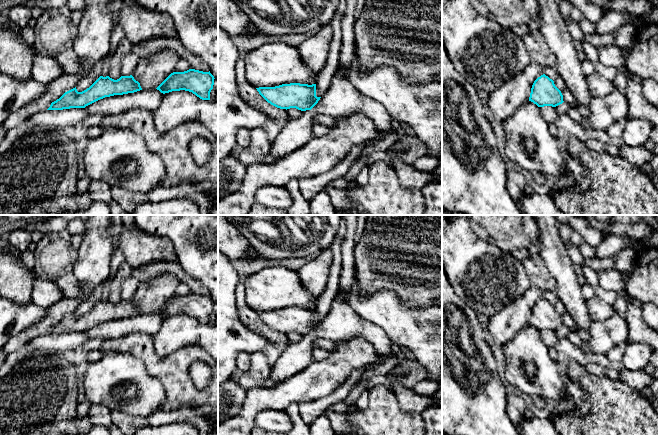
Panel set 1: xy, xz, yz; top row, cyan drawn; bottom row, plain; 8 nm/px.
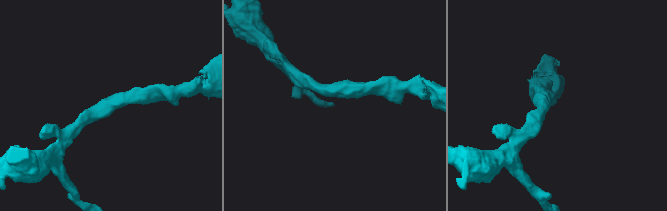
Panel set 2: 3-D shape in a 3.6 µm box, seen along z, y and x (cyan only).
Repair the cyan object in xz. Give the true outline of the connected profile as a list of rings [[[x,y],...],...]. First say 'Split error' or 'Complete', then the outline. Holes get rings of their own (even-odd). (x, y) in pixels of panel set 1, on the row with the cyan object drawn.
Complete. [[[290,83],[256,89],[268,103],[286,110],[290,108],[311,110],[321,98],[316,96],[316,84]]]

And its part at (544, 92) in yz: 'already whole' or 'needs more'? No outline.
already whole

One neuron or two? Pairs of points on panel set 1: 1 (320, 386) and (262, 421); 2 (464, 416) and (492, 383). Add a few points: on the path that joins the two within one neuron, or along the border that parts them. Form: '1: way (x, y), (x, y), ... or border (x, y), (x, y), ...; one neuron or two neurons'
1: border (284, 410), (263, 409), (257, 416); two neurons
2: way (472, 408), (489, 391); one neuron

